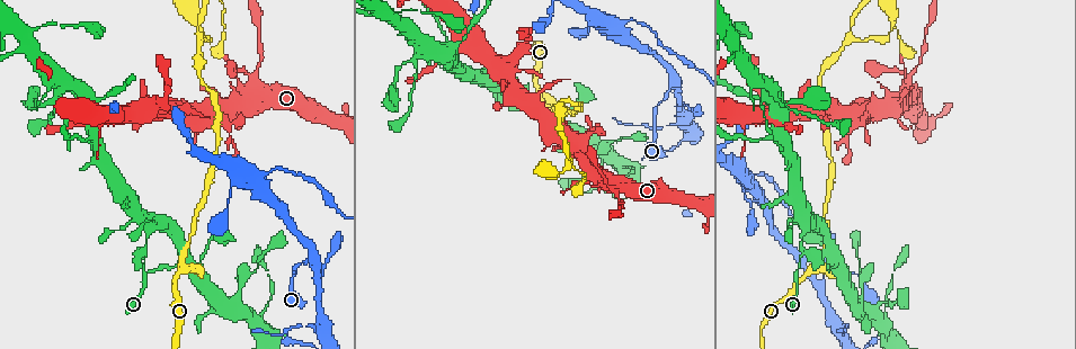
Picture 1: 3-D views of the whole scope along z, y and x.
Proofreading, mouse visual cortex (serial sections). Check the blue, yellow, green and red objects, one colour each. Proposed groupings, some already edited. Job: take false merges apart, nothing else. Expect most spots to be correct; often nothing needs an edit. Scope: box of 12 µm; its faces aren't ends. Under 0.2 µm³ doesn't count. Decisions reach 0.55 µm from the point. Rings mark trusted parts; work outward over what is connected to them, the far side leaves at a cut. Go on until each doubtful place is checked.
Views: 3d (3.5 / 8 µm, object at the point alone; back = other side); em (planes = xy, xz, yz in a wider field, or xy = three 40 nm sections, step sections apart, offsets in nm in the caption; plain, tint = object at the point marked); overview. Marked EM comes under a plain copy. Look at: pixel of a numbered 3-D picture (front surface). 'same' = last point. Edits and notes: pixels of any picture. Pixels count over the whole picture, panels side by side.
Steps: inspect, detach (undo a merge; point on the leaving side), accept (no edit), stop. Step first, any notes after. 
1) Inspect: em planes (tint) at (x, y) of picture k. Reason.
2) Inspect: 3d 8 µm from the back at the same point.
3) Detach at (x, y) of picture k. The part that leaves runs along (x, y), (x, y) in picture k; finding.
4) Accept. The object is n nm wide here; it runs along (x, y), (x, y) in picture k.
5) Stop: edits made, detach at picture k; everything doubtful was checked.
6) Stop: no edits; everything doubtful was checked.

Inspect: 3d 3.5 µm at (144, 258) of picture 1.

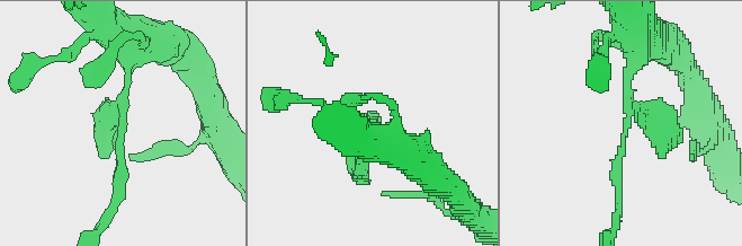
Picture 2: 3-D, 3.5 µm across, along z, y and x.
Inspect: em xy step 3 (tint) at (118, 130) of picture 2.

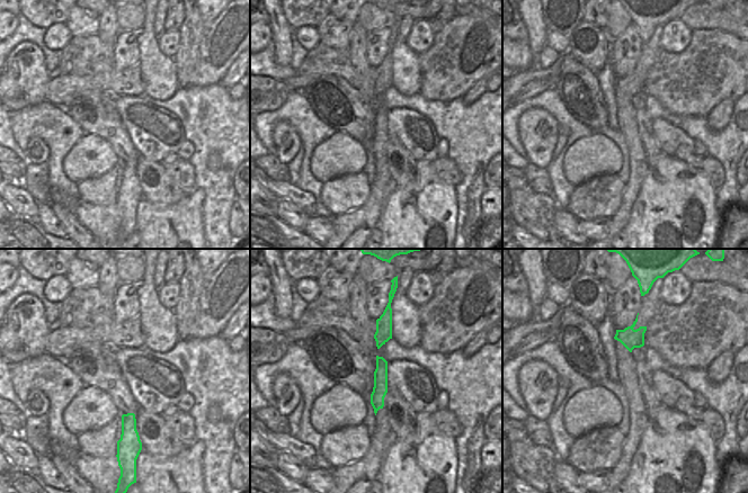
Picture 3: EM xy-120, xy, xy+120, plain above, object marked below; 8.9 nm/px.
Accept. It runs along (618, 205), (633, 63) in picture 2; continuous, no second cell.

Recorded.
Inspect: 3d 3.5 µm at (620, 24) of picture 1. Two arms in line, one across.

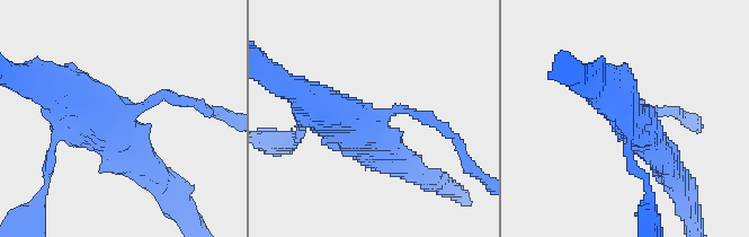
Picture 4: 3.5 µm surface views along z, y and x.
Inspect: em xy step 2 (tint) at (376, 123) of picture 4.

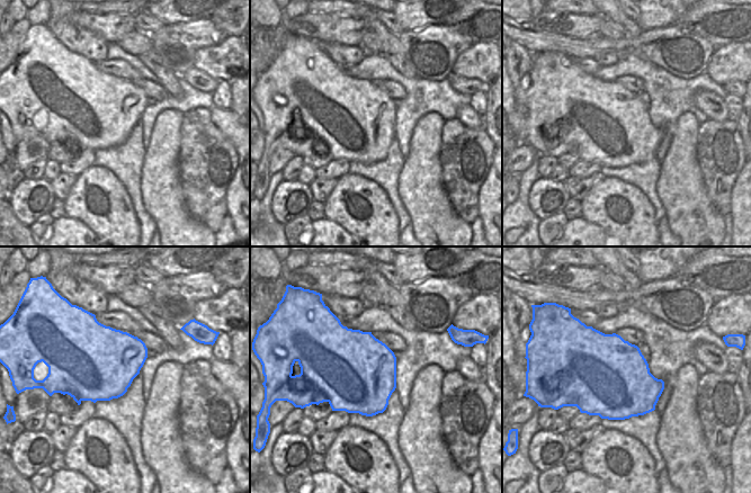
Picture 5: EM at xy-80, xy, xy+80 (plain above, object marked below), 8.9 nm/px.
Accept. It runs along (165, 183), (119, 131), (61, 93) in picture 4; continuous, no second cell.

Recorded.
Inspect: 3d 8 µm at (558, 129) of picture 1. Three-way junction.

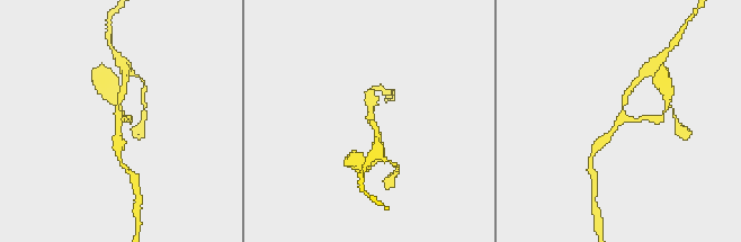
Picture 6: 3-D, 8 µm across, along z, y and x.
Inspect: em xy step 3 (tint) at (117, 119) of picture 6. 3 arms meet here; the arms are 150, 200, 300 nm wide.

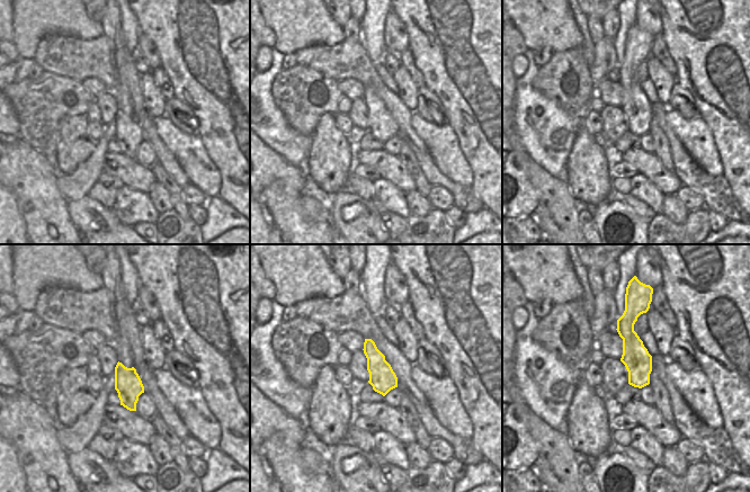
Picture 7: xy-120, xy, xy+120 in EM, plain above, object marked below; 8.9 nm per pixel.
Accept. It runs along (599, 144), (622, 119), (651, 118) in picture 6; one cell here.

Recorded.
Inspect: em planes (tint) at (256, 79) of picture 1. Thick turns thin.

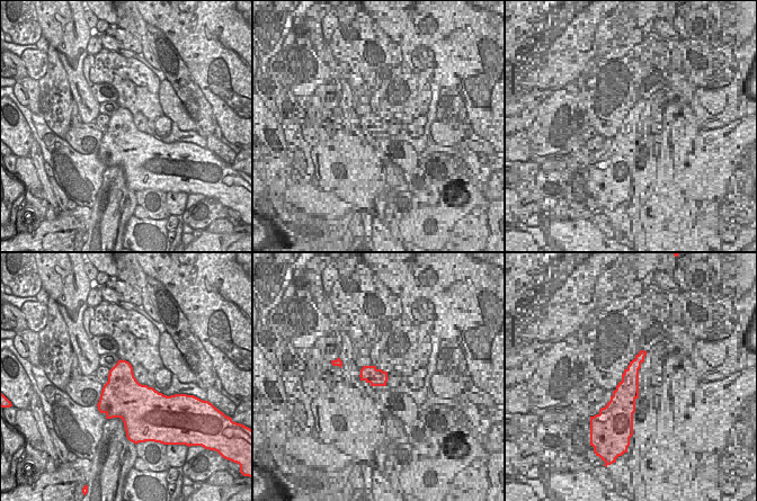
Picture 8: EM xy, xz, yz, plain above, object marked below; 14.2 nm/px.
Inspect: 3d 3.5 µm at the same point. Wider look.

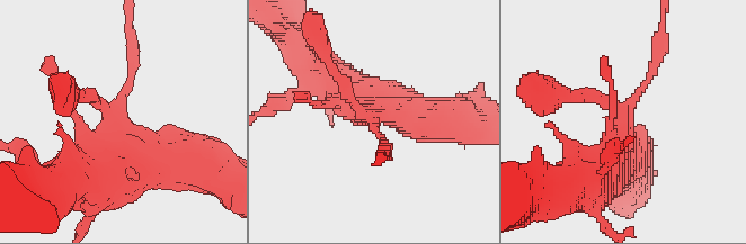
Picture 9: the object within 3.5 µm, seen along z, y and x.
Accept. It runs along (624, 163), (618, 138), (656, 60) in picture 9; one cell here.

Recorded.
Stop: no edits; everything doubtful was checked.

